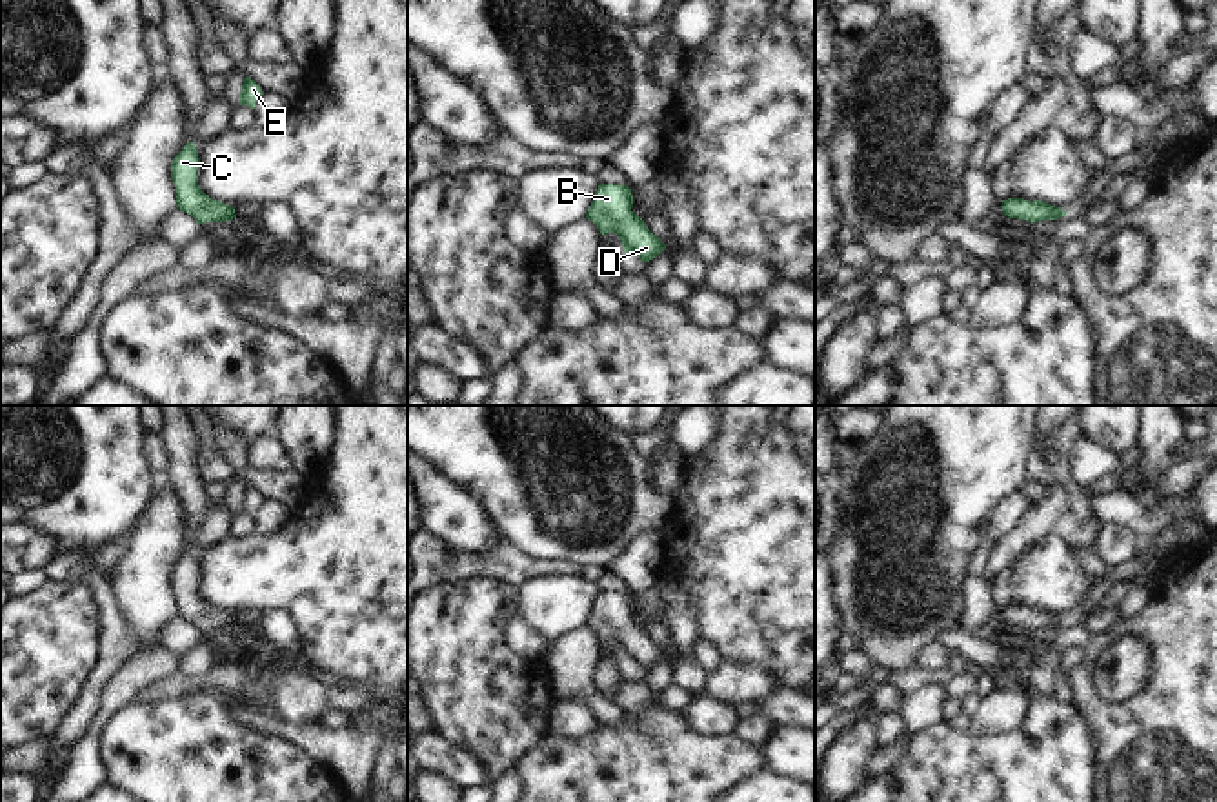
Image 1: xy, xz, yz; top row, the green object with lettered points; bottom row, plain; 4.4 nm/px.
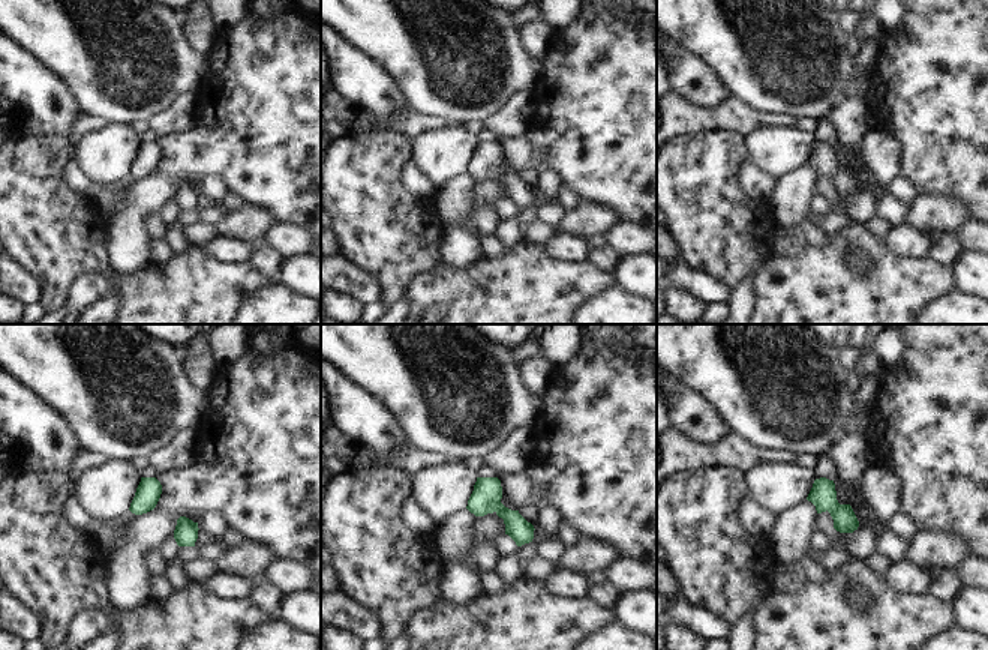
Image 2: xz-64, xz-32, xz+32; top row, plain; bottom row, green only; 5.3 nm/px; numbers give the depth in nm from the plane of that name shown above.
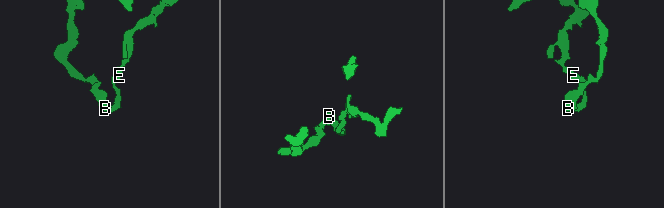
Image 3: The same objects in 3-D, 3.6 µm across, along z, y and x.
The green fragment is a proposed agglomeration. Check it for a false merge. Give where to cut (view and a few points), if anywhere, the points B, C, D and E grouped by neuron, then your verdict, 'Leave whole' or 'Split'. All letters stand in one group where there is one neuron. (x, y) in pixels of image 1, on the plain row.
No split. Groups: B C D E. Leave whole

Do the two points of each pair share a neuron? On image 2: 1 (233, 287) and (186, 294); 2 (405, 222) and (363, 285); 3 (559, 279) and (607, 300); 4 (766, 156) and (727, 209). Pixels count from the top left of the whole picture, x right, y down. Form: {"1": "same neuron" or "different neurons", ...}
{"1": "same neuron", "2": "different neurons", "3": "different neurons", "4": "different neurons"}

